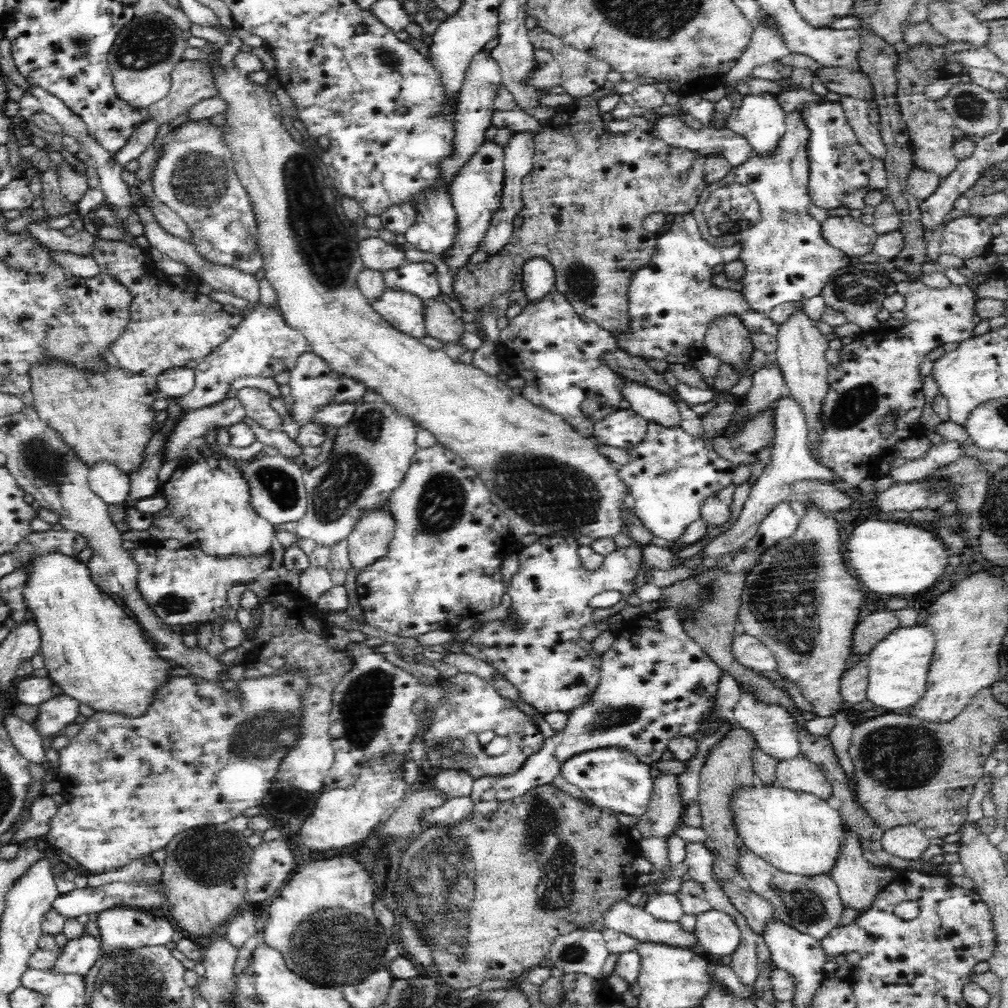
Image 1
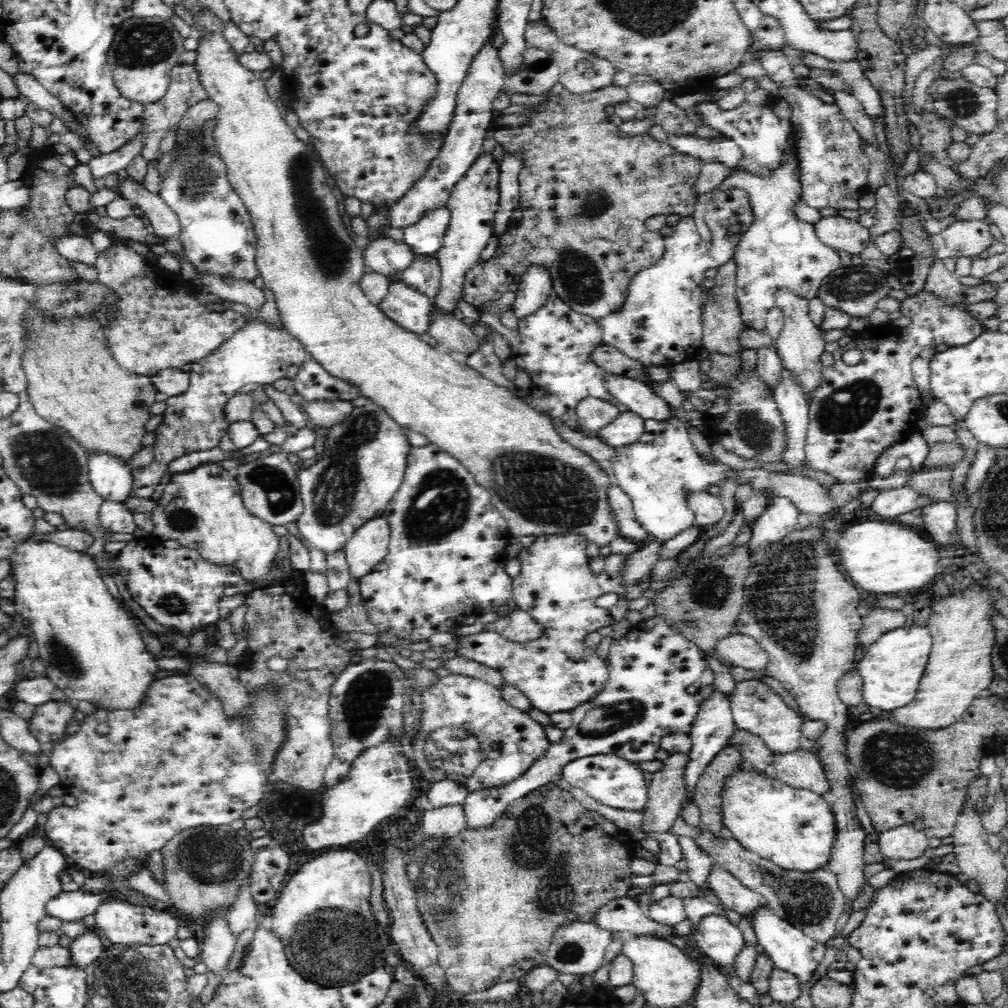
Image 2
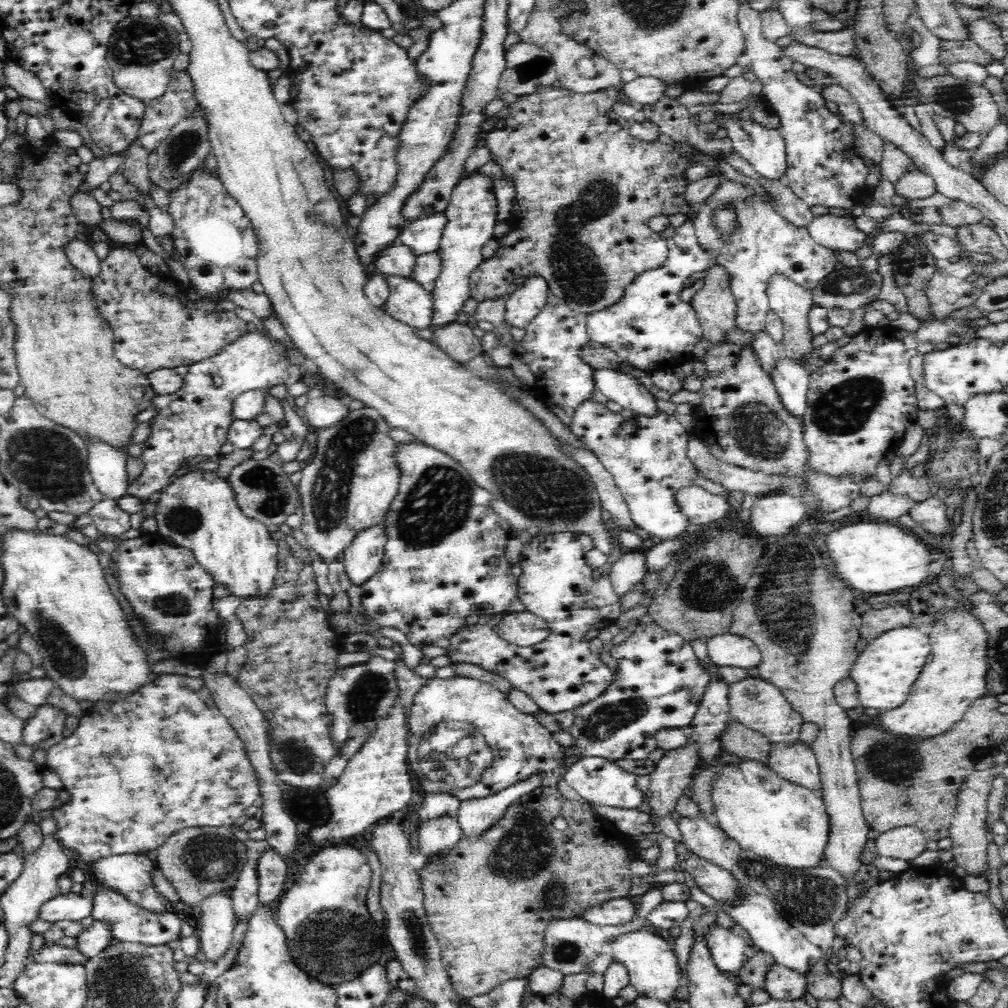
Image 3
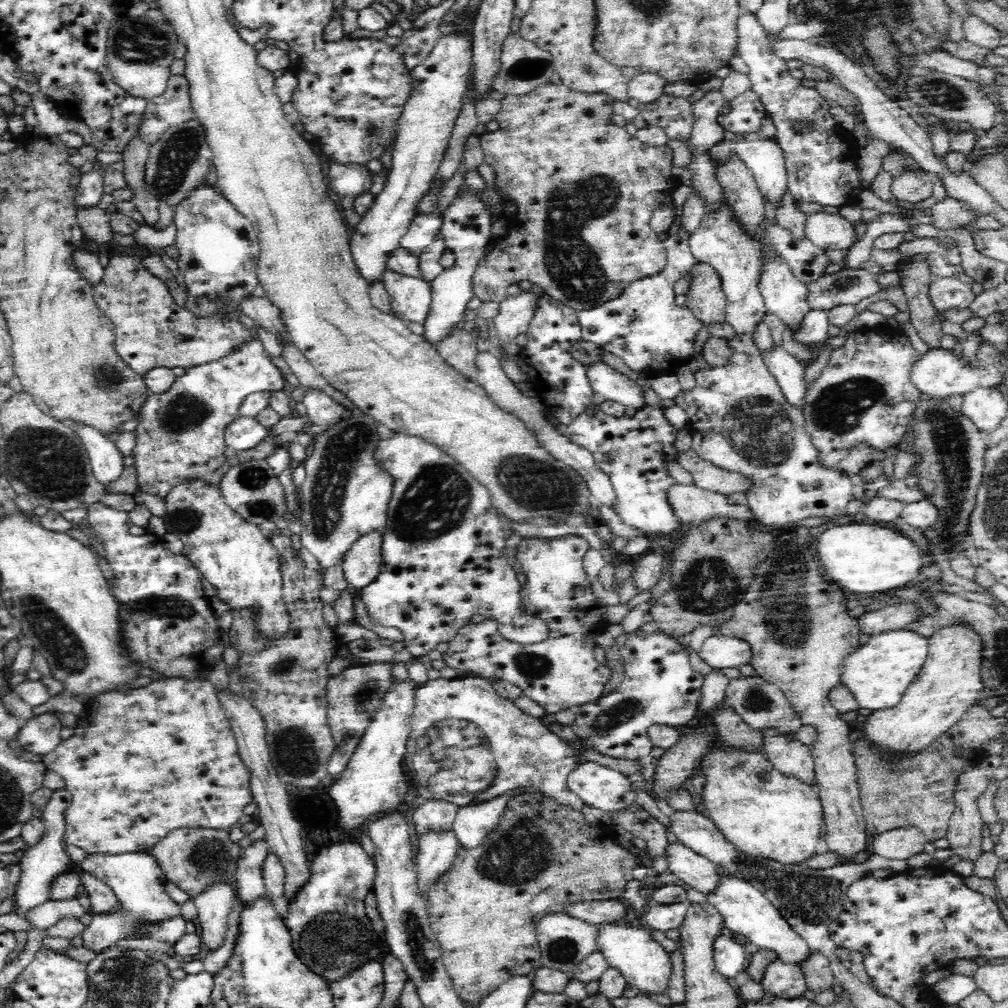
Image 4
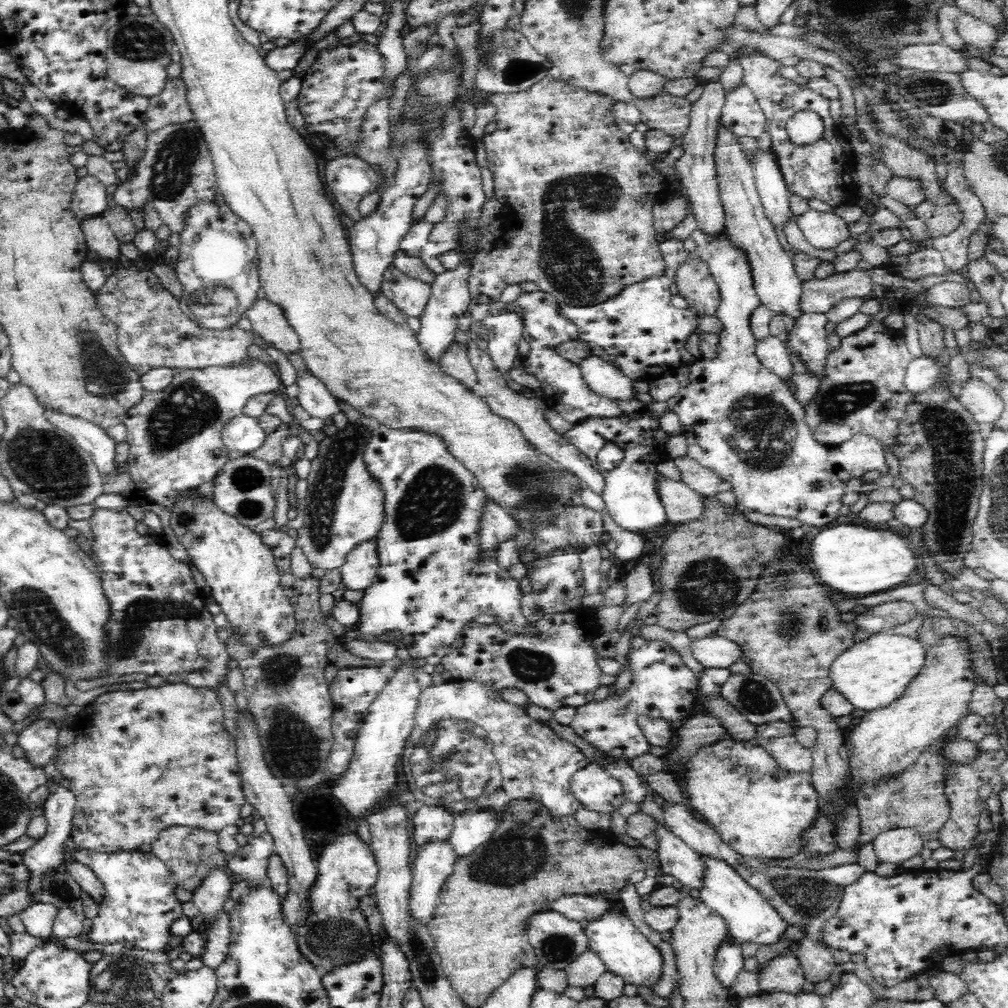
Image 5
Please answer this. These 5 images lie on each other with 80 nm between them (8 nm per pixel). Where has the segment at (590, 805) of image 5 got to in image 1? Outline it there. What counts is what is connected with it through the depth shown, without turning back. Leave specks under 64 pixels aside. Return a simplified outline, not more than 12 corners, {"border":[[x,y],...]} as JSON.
{"border":[[588,749],[560,774],[601,809],[639,817],[651,766],[626,749]]}

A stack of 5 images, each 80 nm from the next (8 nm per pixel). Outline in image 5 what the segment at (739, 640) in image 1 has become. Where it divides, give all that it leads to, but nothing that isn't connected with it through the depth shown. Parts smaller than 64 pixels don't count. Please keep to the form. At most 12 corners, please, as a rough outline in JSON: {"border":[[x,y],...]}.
{"border":[[718,634],[690,640],[705,668],[728,670],[742,649]]}

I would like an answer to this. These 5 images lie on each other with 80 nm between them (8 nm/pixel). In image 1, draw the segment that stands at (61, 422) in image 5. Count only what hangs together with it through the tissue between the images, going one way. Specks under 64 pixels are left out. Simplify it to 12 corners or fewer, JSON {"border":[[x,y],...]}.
{"border":[[114,463],[89,467],[90,489],[107,506],[123,506],[130,478]]}

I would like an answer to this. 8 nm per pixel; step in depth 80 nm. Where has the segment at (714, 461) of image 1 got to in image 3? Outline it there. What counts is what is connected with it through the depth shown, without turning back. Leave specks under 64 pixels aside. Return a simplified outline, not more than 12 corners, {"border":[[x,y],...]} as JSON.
{"border":[[590,397],[572,433],[612,474],[652,541],[691,523],[675,493],[700,477],[674,417],[636,416]]}

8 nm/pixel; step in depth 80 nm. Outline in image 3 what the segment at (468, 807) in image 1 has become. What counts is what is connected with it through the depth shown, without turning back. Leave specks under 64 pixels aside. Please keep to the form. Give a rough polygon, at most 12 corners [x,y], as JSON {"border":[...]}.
{"border":[[457,815],[419,824],[419,848],[428,863],[462,837]]}

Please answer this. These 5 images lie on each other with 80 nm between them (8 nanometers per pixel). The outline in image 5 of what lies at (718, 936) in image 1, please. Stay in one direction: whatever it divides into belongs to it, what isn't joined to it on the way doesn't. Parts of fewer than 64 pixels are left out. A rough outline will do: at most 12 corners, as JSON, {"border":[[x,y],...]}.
{"border":[[724,940],[713,972],[730,989],[749,948]]}

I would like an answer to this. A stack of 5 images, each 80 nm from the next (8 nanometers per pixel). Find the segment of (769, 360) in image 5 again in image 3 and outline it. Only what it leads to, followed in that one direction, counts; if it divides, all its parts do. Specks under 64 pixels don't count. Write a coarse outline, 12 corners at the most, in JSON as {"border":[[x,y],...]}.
{"border":[[775,360],[770,375],[786,410],[803,418],[810,370]]}

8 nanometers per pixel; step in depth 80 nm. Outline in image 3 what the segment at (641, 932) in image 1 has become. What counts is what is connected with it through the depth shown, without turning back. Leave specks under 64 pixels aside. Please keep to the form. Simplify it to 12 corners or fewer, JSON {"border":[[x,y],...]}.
{"border":[[626,896],[586,908],[580,918],[622,926],[637,917]]}

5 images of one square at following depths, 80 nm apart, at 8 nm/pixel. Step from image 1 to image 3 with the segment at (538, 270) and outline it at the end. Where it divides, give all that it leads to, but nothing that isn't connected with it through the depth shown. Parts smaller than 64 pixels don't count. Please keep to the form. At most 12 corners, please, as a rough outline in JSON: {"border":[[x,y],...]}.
{"border":[[528,278],[506,298],[507,328],[524,328],[547,303],[549,285]]}

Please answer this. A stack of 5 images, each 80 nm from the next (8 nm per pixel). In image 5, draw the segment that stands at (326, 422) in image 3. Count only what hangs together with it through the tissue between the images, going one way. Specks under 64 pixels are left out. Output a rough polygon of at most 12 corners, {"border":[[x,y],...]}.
{"border":[[311,373],[296,376],[299,404],[312,418],[341,411],[328,387]]}

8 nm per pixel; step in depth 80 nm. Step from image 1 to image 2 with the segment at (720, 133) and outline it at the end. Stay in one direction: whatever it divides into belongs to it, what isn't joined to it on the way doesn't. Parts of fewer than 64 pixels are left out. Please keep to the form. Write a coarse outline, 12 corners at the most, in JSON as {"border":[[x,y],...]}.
{"border":[[725,135],[716,138],[667,136],[677,152],[720,161],[735,169],[745,157]]}

